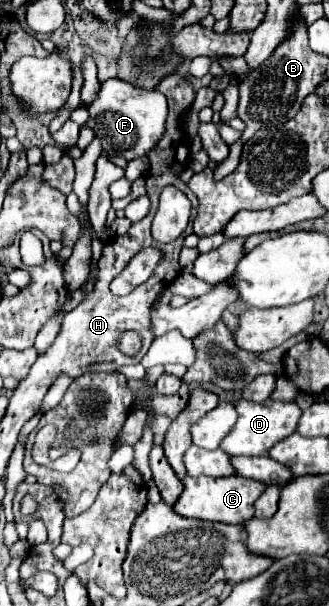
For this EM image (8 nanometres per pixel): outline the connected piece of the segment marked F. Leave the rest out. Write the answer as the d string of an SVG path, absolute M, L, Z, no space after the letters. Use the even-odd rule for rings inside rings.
M111 78L101 84L99 98L89 106L91 120L89 126L101 136L103 150L107 154L117 154L125 160L135 160L145 156L165 134L167 122L167 100L157 90L143 90L125 80ZM145 110L145 112L143 112Z

